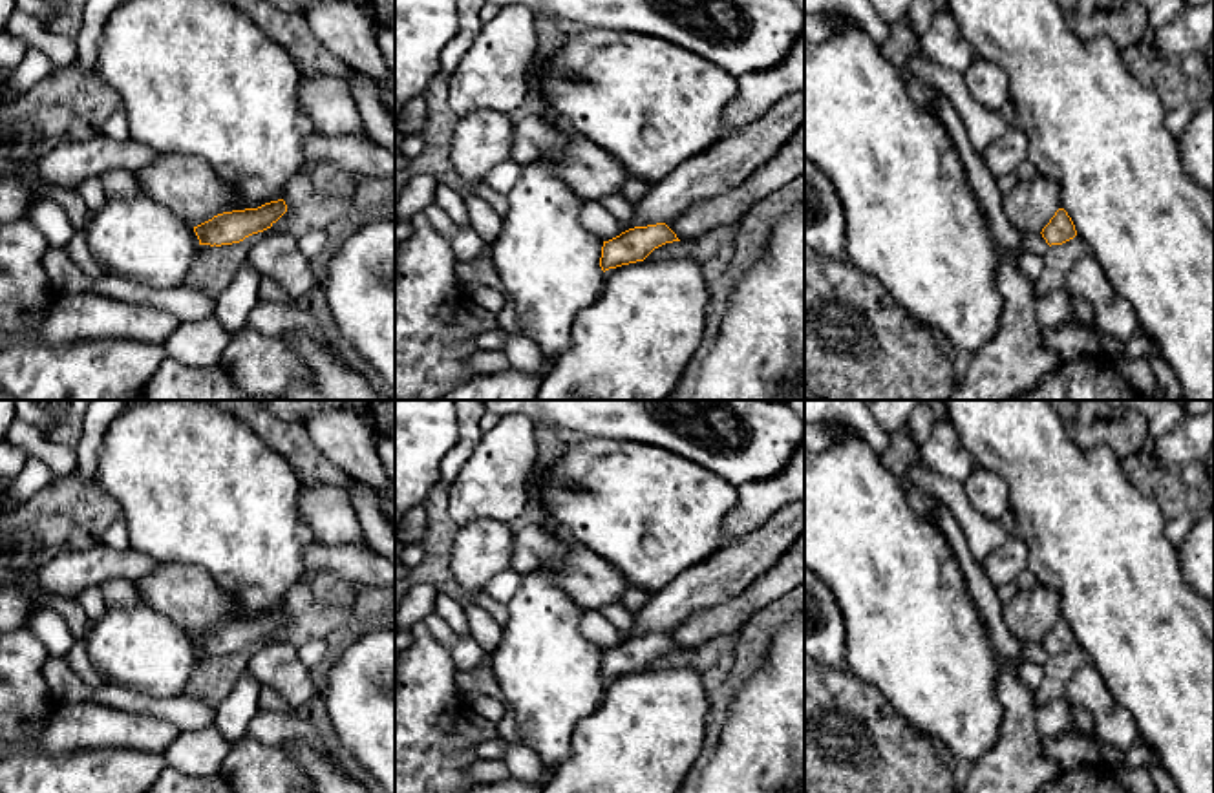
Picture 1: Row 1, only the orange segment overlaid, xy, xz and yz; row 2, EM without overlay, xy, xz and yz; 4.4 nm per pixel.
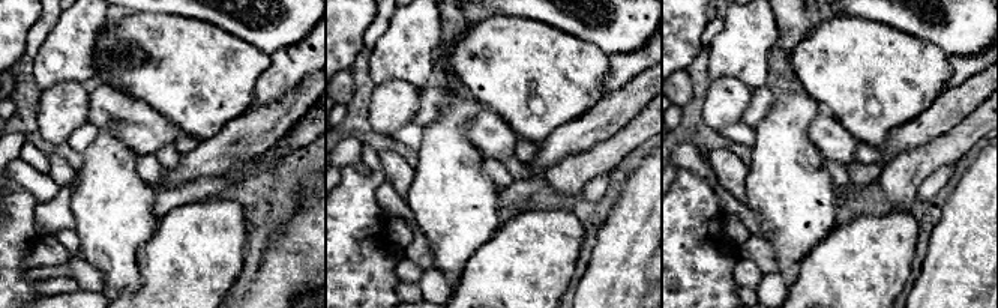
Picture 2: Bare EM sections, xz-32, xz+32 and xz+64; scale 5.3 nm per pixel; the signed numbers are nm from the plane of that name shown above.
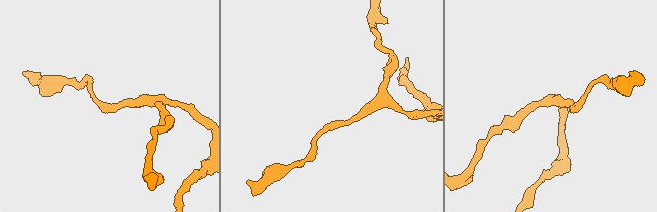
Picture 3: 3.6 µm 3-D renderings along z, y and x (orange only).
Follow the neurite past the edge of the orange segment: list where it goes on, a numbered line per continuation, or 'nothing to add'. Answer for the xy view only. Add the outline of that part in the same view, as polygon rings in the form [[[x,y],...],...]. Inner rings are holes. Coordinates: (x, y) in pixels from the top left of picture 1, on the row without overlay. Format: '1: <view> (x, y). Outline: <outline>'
nothing to add

